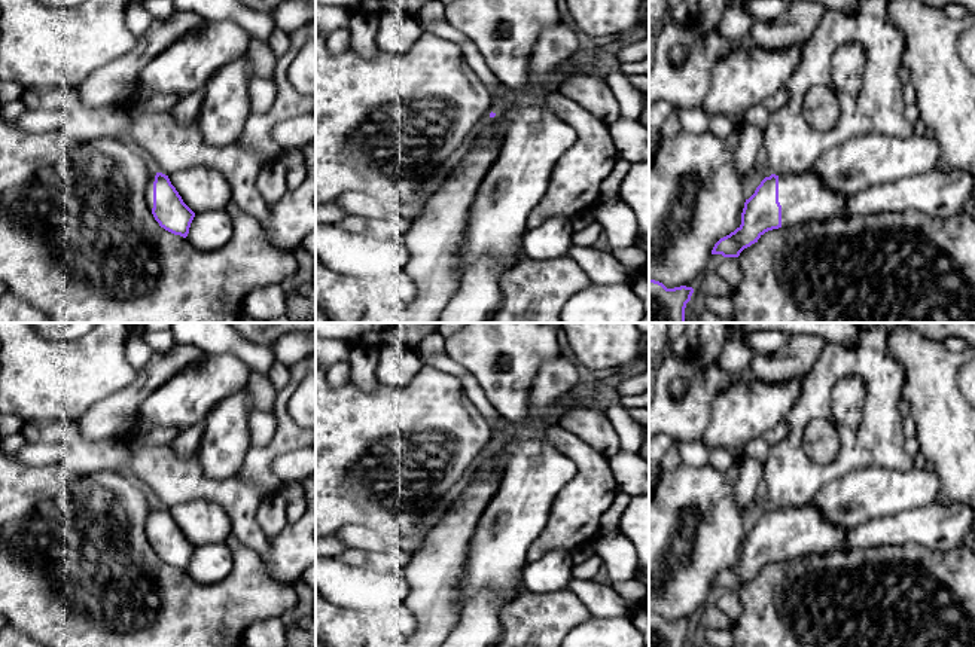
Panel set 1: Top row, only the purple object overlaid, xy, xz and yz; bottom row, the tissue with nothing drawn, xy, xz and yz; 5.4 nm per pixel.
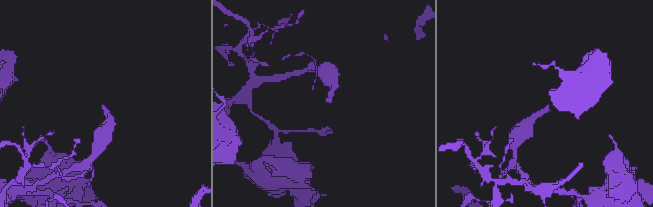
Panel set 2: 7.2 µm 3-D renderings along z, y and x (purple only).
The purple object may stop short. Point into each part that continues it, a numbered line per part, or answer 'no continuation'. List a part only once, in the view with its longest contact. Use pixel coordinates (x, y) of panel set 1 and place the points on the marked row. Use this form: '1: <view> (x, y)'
1: yz (803, 197)

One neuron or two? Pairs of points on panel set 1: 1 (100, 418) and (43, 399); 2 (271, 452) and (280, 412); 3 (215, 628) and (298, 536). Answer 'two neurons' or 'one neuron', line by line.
1: two neurons
2: one neuron
3: two neurons

